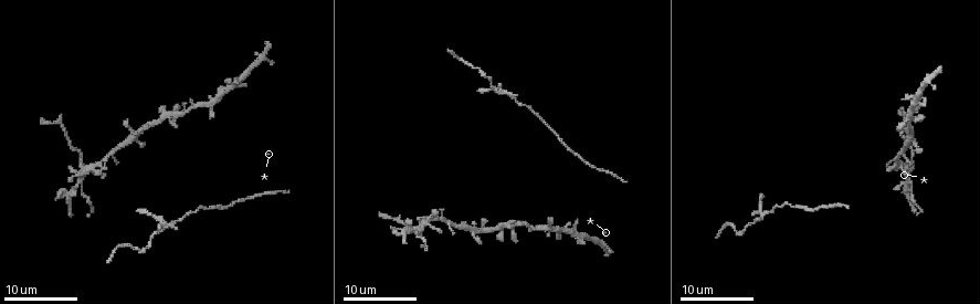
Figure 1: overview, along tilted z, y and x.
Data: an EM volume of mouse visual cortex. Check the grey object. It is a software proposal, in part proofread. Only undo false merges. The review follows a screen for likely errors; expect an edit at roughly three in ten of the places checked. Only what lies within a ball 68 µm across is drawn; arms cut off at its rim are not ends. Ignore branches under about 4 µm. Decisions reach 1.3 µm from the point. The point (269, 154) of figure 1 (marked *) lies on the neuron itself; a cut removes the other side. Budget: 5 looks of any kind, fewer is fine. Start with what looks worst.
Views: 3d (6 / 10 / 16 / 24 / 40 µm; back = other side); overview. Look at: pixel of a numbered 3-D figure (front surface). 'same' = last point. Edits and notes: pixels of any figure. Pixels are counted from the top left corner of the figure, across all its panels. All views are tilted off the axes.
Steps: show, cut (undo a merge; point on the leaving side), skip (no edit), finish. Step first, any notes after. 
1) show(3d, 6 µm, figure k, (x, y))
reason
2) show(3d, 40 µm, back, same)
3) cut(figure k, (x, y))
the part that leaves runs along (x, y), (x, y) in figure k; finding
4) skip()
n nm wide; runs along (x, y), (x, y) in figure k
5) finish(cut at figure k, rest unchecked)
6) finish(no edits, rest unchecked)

show(3d, 24 µm, figure 1, (163, 229))
looks like a crossing

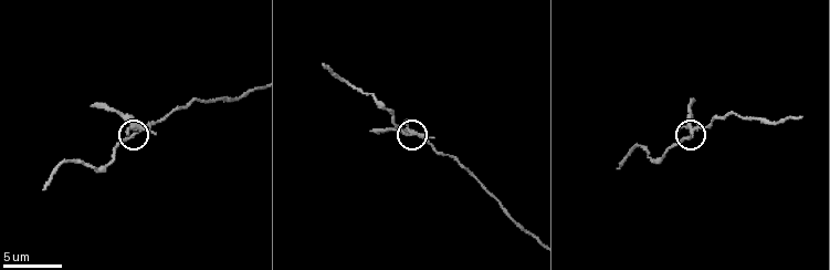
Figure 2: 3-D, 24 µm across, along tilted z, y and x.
show(3d, 10 µm, figure 2, (410, 133))
closer look

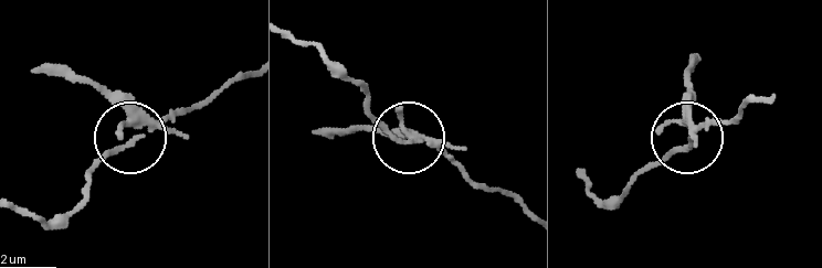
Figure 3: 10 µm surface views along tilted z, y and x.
cut(figure 3, (119, 104))
4 arms; the part that leaves runs along (430, 141), (370, 129), (316, 134) in figure 3; a second neuron is stuck on

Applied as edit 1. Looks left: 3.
show(overview)
redraw

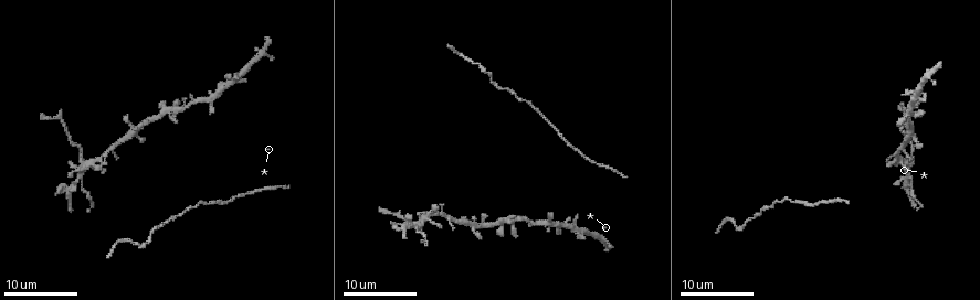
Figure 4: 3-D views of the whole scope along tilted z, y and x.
show(3d, 24 µm, figure 4, (912, 167))
two arms at a narrow angle

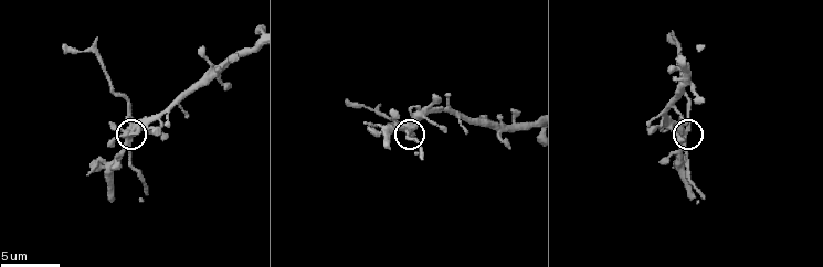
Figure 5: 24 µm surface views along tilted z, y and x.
show(3d, 10 µm, figure 5, (685, 130))

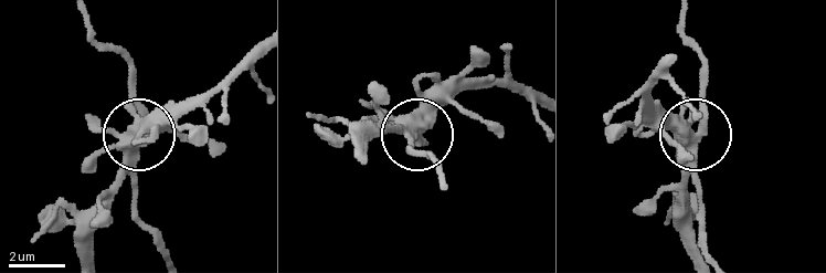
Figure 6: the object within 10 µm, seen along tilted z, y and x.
cut(figure 6, (131, 193))
400 nm wide; the part that leaves runs along (695, 150), (701, 60), (681, 13) in figure 6; two neurons meet here

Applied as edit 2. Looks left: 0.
finish(cut at figure 3, cut at figure 6, rest unchecked)

